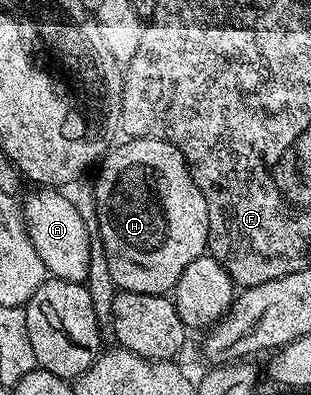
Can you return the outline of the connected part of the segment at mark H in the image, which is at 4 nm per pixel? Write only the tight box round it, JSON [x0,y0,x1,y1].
[93,137,207,295]

